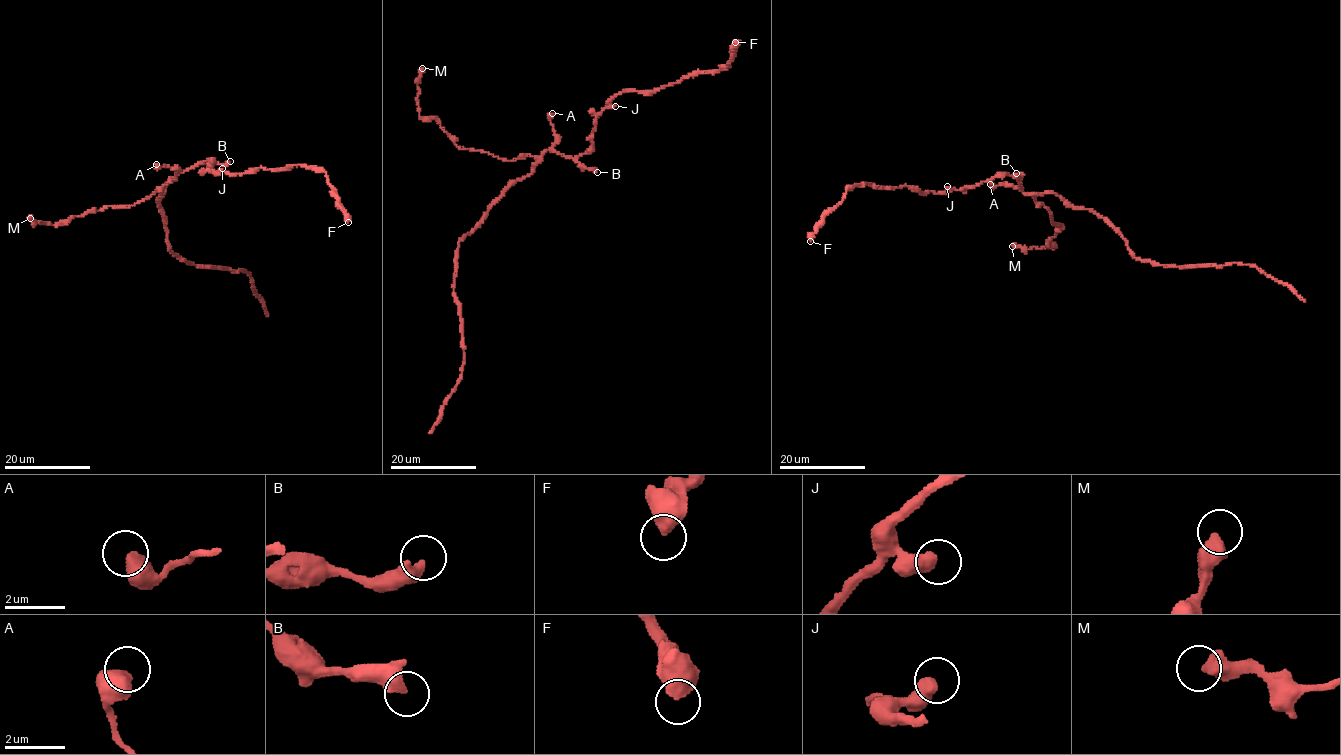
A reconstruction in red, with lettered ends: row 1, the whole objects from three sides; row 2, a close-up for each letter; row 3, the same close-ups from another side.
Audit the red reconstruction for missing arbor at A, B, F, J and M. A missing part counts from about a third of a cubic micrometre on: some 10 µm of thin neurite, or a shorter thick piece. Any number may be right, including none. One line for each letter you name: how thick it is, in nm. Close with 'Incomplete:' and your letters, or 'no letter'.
Incomplete: no letter

